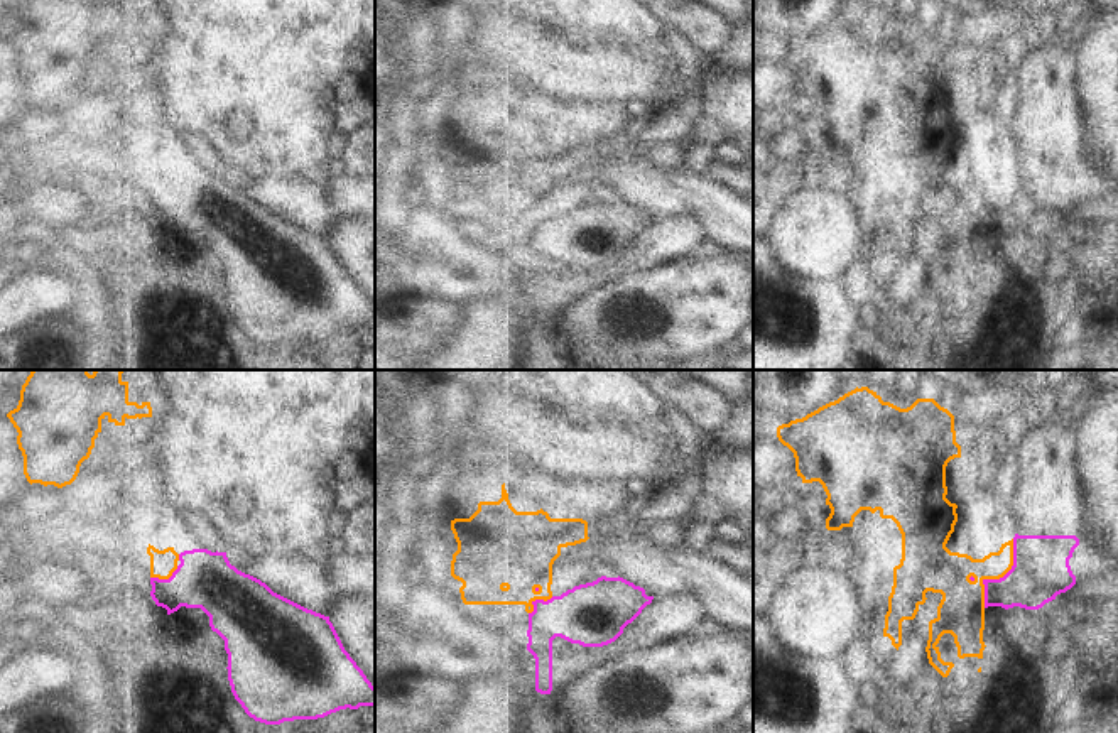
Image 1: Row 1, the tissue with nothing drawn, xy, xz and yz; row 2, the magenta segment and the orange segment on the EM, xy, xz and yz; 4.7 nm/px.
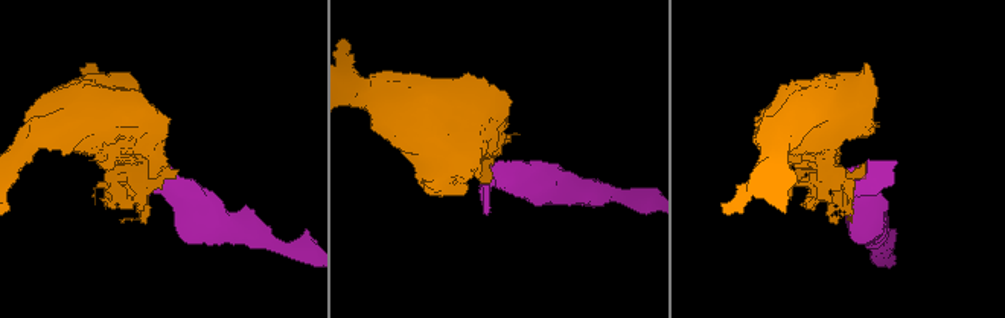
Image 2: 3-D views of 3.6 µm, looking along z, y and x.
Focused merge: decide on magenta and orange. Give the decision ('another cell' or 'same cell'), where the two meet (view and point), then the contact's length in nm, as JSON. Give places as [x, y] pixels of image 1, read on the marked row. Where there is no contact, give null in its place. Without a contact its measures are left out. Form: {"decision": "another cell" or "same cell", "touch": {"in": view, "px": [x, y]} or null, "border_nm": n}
{"decision": "another cell", "touch": {"in": "yz", "px": [1000, 578]}, "border_nm": 360}

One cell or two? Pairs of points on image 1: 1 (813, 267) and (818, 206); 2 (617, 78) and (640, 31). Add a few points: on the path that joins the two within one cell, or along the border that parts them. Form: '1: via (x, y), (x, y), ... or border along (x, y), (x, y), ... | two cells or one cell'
1: via (796, 250), (792, 247), (792, 222), (801, 213) | one cell
2: border along (596, 32), (667, 46) | two cells

